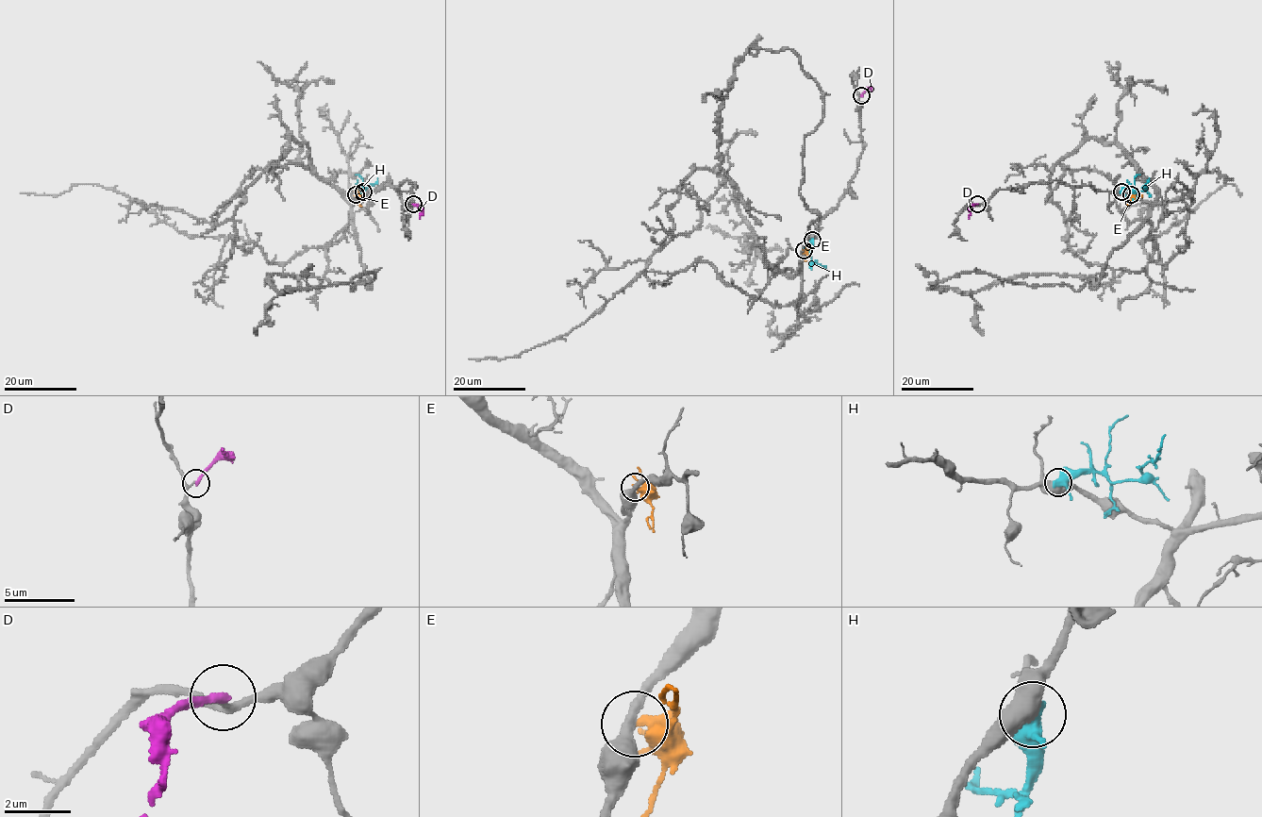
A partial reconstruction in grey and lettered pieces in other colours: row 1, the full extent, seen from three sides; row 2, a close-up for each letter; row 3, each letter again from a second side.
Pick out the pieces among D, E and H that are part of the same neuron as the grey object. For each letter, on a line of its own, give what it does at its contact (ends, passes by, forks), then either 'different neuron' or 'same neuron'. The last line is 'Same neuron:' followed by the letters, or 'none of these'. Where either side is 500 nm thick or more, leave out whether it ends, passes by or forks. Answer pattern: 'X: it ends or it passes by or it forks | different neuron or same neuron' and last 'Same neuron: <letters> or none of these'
D: it ends | different neuron
E: it ends | different neuron
H: different neuron
Same neuron: none of these

